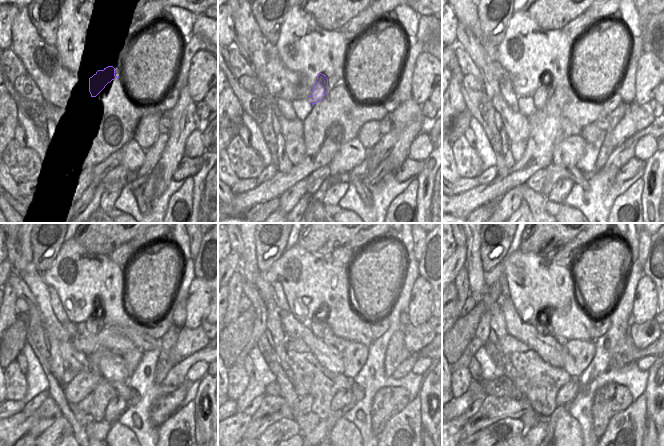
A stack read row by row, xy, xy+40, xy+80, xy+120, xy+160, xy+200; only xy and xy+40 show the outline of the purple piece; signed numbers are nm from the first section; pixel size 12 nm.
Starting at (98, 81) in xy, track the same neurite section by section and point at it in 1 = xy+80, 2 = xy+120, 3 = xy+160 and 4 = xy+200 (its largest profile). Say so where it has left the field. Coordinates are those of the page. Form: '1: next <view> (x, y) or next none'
1: next xy+80 (540, 98)
2: next xy+120 (95, 324)
3: next xy+160 (319, 327)
4: next xy+200 (543, 329)

